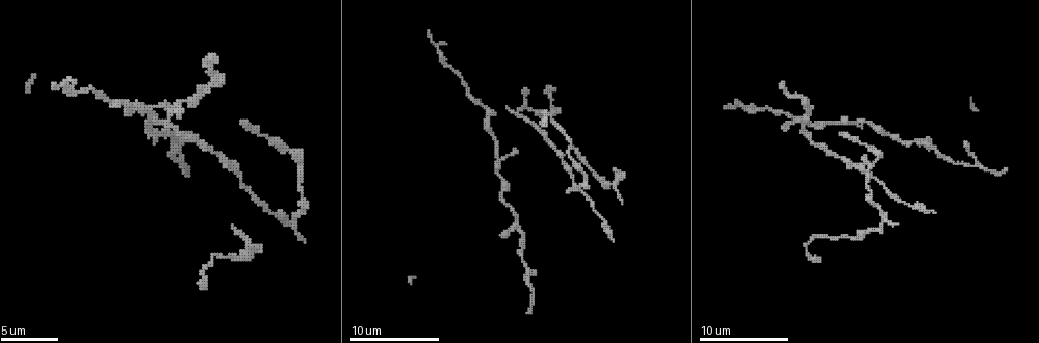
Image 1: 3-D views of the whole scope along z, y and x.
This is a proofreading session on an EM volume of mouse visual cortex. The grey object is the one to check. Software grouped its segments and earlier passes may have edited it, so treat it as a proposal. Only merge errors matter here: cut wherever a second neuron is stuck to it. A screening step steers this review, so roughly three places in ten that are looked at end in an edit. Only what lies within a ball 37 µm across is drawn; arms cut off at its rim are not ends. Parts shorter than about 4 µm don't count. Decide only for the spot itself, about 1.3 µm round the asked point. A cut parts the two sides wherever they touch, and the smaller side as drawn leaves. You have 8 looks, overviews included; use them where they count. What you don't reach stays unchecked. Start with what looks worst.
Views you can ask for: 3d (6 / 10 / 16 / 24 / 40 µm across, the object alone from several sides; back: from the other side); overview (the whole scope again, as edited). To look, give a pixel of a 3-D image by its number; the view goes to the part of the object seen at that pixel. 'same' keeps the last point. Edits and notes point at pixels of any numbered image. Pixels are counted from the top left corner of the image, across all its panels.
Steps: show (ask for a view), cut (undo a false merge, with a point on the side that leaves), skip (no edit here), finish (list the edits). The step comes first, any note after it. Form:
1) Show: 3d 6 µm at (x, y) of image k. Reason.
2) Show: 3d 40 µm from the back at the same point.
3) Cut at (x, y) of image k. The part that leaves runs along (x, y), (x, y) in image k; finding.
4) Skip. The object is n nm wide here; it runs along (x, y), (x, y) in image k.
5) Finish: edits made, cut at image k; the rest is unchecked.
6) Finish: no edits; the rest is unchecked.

Show: 3d 16 µm at (516, 227) of image 1. A fork.

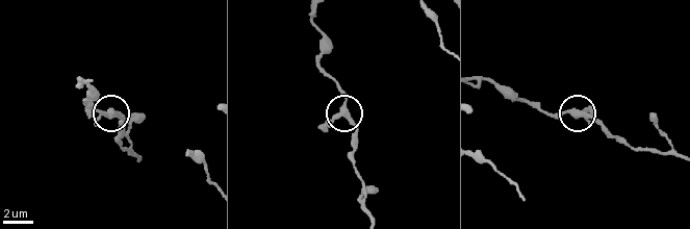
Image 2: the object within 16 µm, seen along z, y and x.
Skip. It runs along (479, 78), (542, 109), (580, 112), (605, 126) in image 2; all the same neuron.

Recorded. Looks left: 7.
Show: 3d 10 µm at (487, 112) of image 1.

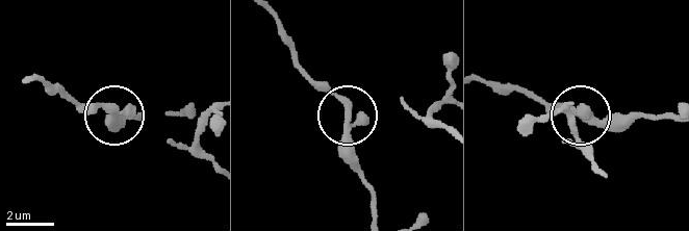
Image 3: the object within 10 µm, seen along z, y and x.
Skip. 3 arms meet here; it runs along (195, 149), (179, 148), (131, 113), (73, 102) in image 3; continuous, no second neuron.

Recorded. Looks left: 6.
Show: 3d 10 µm at (183, 101) of image 1. A narrow waist.

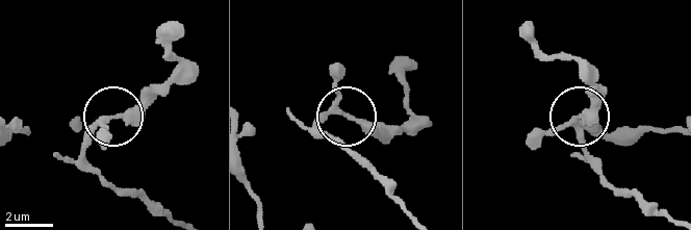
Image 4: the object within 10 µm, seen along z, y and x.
Show: 3d 6 µm at (111, 117) of image 4.

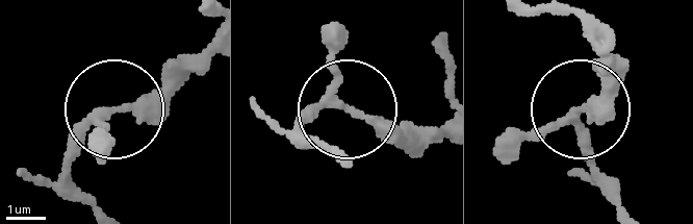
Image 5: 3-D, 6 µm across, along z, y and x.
Skip. The object is 220 nm wide here; it runs along (300, 129), (319, 113), (349, 108), (415, 155) in image 5; continuous, no second neuron.

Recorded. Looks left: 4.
Show: 3d 6 µm at (879, 159) of image 1. Thick turns thin.

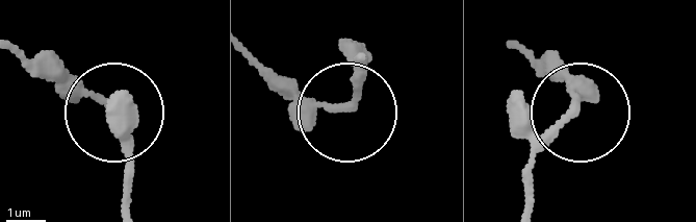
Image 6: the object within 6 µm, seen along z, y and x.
Skip. Continuous, no second neuron.

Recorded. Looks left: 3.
Finish: no edits; the rest is unchecked.

